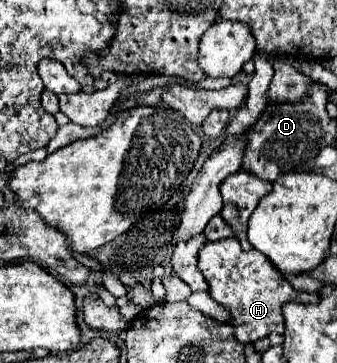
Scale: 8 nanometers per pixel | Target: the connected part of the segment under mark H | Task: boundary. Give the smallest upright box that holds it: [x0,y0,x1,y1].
[198,237,318,345]

